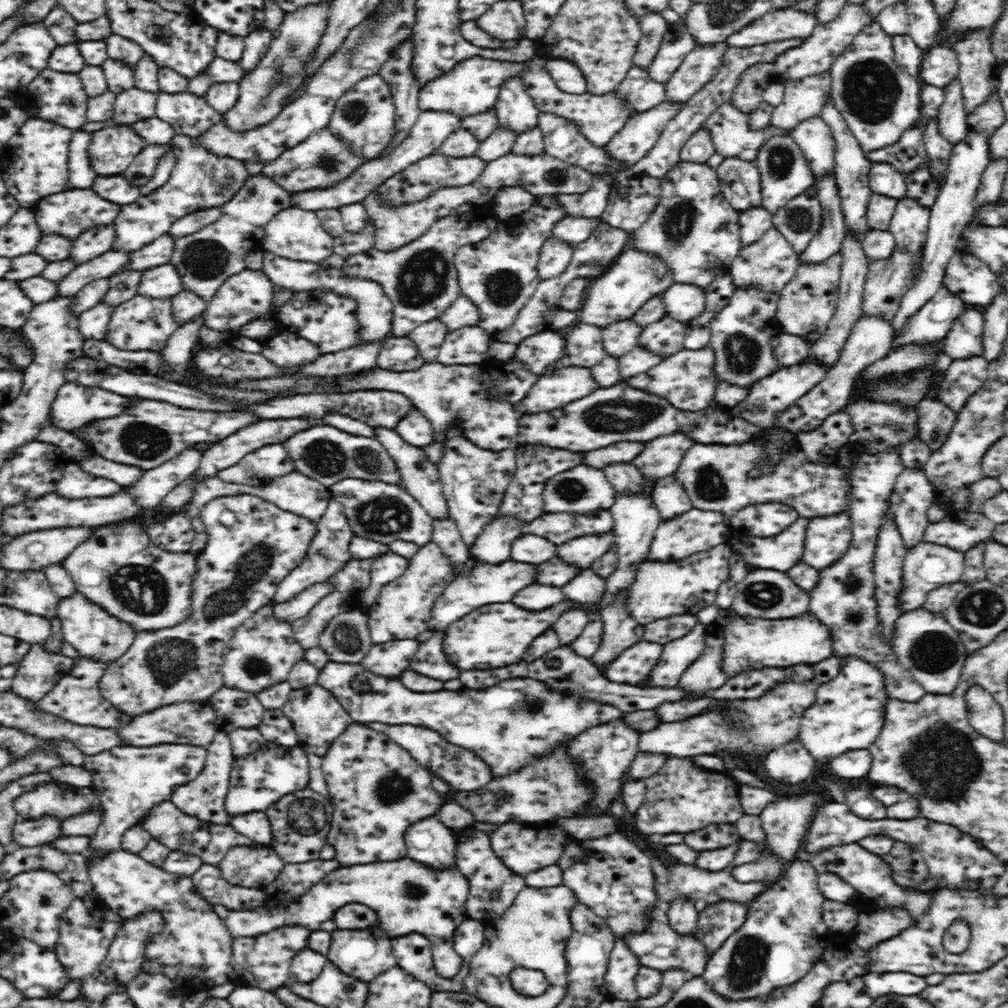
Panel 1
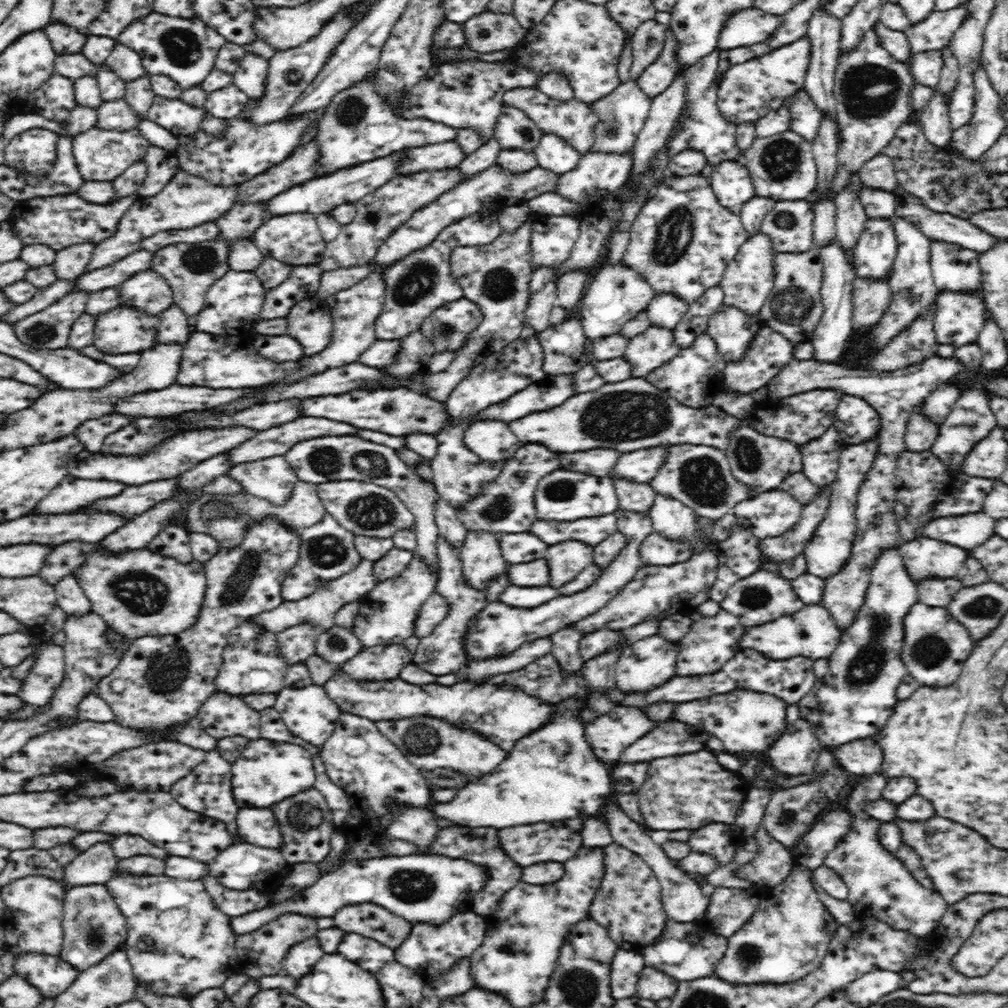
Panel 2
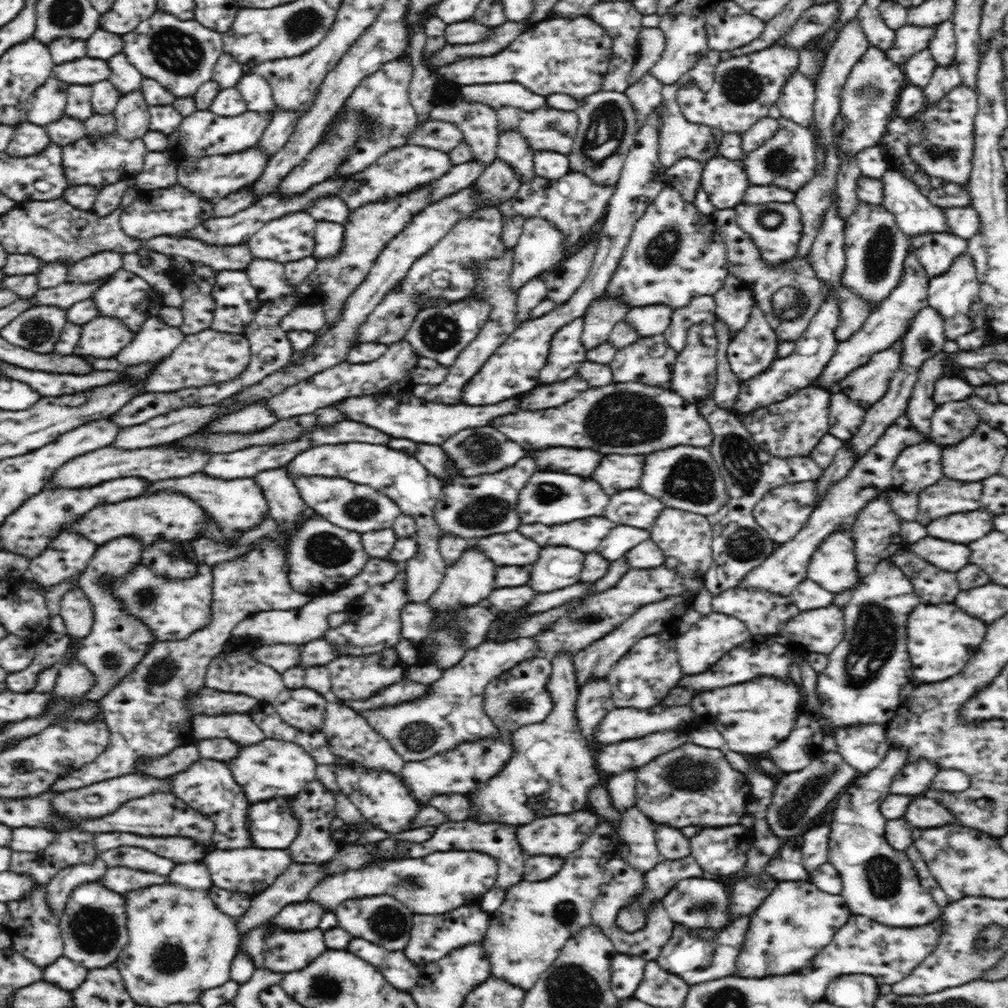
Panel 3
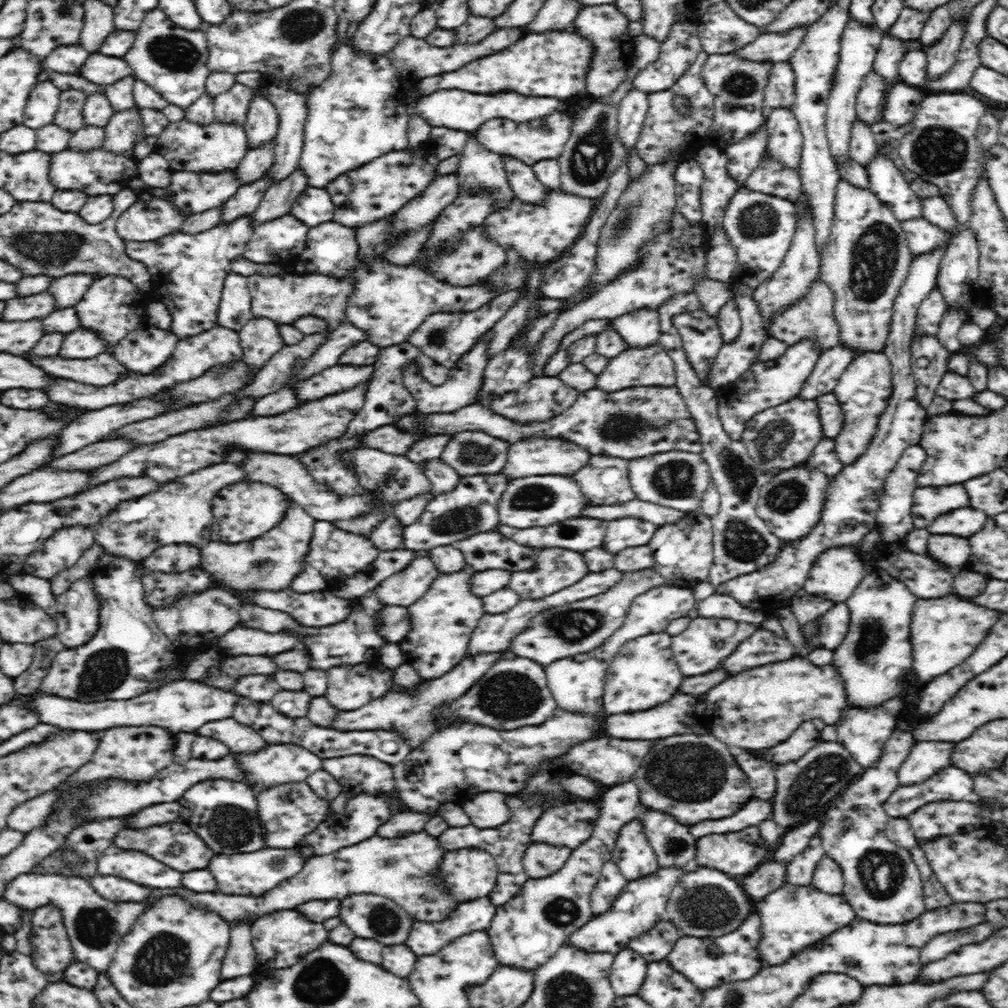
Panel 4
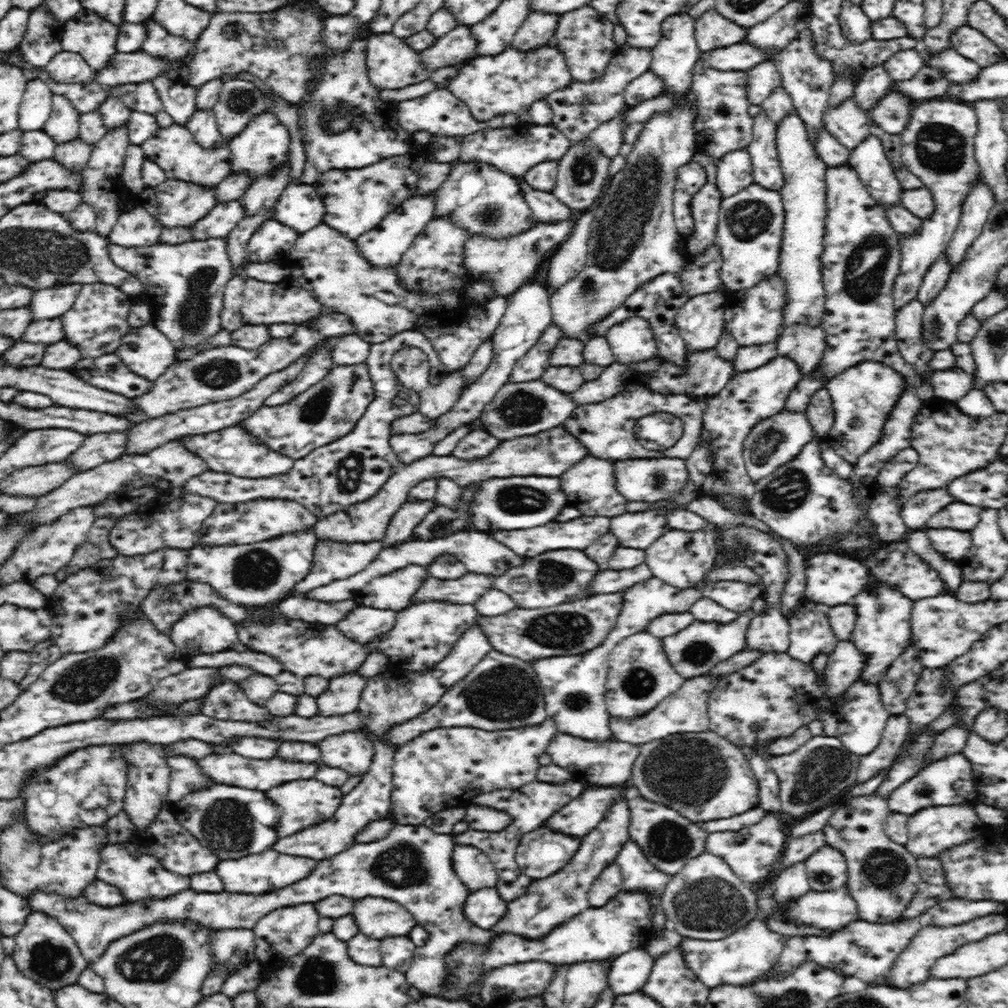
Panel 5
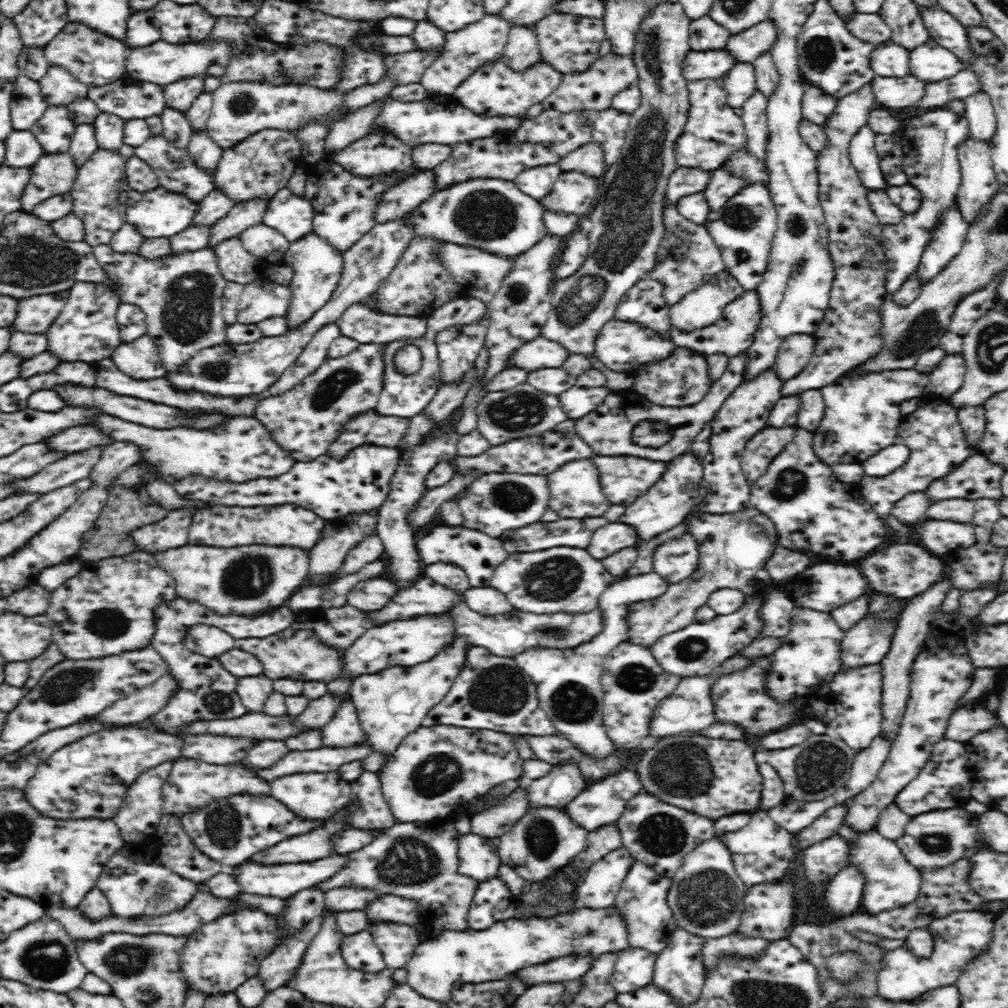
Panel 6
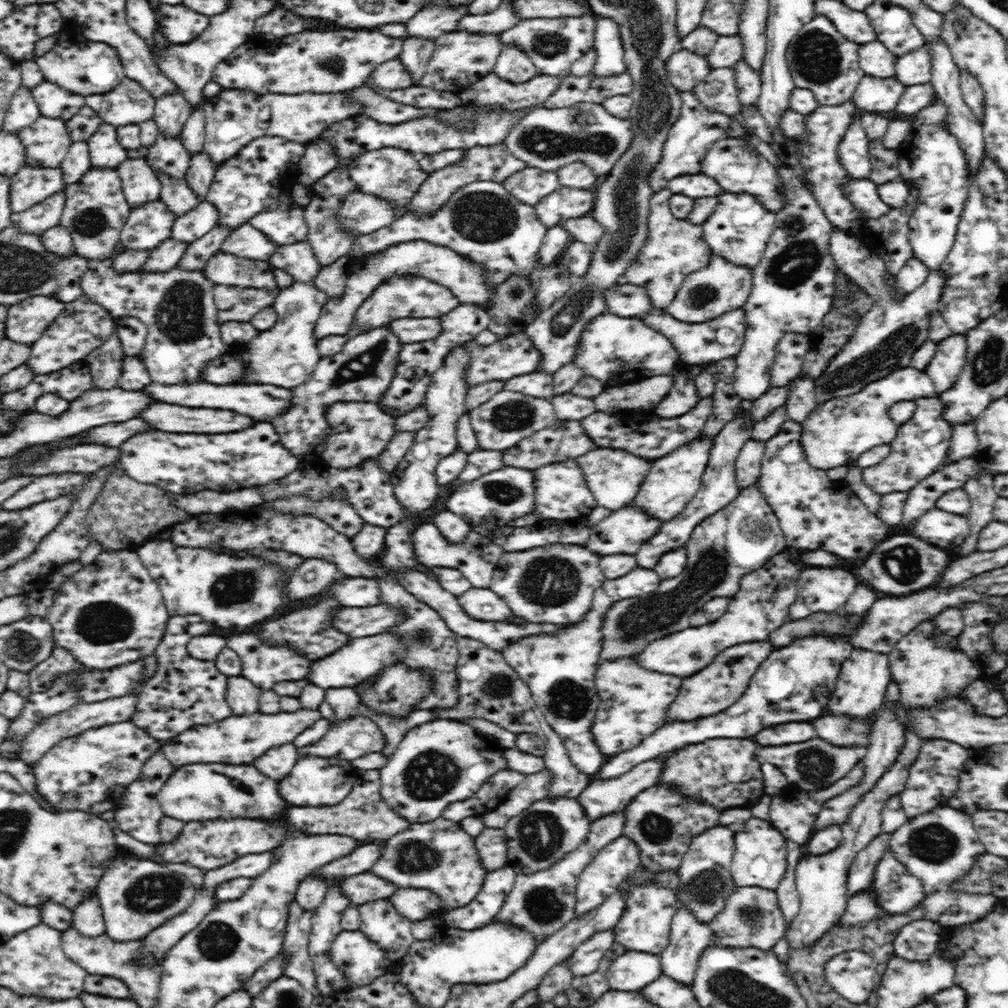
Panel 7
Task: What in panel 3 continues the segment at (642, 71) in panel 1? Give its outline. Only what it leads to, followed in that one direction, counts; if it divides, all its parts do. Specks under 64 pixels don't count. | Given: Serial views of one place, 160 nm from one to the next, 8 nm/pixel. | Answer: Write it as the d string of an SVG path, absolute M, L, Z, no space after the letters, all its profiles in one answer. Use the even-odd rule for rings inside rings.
M598 91L586 98L577 99L576 114L579 125L574 144L567 154L570 170L585 174L594 184L615 186L624 166L628 150L633 145L637 128L637 118L625 93Z

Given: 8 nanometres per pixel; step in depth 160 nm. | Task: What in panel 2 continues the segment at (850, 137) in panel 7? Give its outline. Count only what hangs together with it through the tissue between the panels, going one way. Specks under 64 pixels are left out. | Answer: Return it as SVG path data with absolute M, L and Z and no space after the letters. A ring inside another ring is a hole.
M900 186L895 188L894 193L896 194L896 202L898 202L898 204L894 209L893 216L895 218L901 216L909 220L914 226L920 229L920 232L923 232L926 237L932 241L954 243L978 254L984 254L986 250L994 250L992 246L996 246L996 243L1000 242L1000 239L992 237L992 235L987 232L982 232L977 226L970 224L964 218L928 209L928 207L922 203L922 199L912 195L910 192L904 192L904 189L900 188Z

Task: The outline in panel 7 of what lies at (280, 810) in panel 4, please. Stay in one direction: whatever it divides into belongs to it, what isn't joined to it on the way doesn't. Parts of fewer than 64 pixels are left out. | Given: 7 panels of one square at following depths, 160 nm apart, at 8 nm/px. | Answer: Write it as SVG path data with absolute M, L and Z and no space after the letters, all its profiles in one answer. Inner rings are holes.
M302 756L290 774L280 782L280 794L292 806L334 806L350 795L355 782L356 770L352 767L352 761Z

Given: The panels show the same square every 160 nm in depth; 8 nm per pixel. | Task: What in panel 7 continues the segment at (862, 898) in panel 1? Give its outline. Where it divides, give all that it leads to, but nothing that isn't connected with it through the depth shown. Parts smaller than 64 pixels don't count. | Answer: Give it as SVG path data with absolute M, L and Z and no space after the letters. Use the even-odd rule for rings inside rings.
M891 847L886 848L885 854L876 865L873 874L873 884L870 887L871 894L874 894L878 905L891 914L906 914L910 910L914 910L916 906L920 906L920 902L925 899L925 892L922 881L908 872L908 869L894 857Z

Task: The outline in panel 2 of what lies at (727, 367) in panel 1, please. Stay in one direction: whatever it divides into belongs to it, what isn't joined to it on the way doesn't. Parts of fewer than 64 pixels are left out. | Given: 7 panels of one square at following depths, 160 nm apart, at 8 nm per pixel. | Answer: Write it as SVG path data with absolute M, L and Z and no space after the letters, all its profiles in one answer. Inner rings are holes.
M724 304L714 312L707 333L716 341L718 352L726 362L742 358L755 332L766 326L758 315L746 315L736 307Z

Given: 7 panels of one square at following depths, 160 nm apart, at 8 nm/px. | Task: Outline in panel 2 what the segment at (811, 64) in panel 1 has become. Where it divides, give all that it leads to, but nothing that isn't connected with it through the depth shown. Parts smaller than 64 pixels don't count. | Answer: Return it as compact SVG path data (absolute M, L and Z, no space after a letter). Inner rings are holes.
M804 36L792 44L729 66L722 74L717 86L716 106L722 116L732 124L756 122L770 110L774 98L786 99L805 85L805 74L809 65L812 45Z

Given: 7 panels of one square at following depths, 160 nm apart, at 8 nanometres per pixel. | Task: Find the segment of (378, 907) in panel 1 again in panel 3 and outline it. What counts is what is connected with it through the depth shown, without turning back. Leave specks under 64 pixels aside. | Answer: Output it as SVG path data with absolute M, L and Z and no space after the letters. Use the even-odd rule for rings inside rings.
M466 850L438 852L428 854L424 858L403 858L400 861L384 860L378 866L364 866L360 870L346 870L346 872L328 876L324 882L320 882L310 892L310 900L320 902L328 910L334 910L340 902L344 902L348 898L362 898L382 894L402 902L413 914L444 914L460 908L460 906L478 905L483 894L486 894L495 885L497 874L497 861L488 854L467 852Z

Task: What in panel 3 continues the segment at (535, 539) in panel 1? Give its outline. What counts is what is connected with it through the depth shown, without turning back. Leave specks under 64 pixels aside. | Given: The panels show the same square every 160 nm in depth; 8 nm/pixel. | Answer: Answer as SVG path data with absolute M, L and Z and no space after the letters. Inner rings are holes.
M516 531L491 534L475 540L473 545L496 566L526 566L540 556L540 546Z

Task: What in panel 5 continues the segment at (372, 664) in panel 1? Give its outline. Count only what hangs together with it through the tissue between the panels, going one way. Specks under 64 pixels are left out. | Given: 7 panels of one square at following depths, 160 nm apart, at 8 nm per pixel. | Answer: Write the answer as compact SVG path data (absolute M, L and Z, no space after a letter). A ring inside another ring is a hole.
M355 671L329 680L330 688L316 698L318 714L320 716L342 716L355 712L368 679Z

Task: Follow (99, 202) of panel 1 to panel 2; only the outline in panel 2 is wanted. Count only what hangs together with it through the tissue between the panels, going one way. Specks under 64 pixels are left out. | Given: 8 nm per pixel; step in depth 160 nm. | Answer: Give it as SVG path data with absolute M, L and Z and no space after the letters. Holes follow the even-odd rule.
M75 193L34 197L28 200L17 201L8 221L13 223L13 230L17 232L17 236L22 239L22 243L25 246L38 243L44 244L44 246L50 247L54 251L60 251L80 243L80 238L76 238L76 234L72 232L72 224L76 220L84 220L84 218L90 220L92 218L92 220L98 222L100 230L96 232L96 236L92 240L88 240L88 243L97 245L112 237L112 234L117 230L117 224L120 219L138 197L136 193L130 194L130 196L113 200L108 202L108 204L88 202Z

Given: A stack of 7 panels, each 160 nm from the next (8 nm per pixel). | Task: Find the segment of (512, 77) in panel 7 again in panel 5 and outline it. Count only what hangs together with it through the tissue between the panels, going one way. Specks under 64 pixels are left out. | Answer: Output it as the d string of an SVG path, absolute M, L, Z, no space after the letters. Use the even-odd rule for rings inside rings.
M530 12L514 34L511 46L518 51L530 51L551 44L559 16Z

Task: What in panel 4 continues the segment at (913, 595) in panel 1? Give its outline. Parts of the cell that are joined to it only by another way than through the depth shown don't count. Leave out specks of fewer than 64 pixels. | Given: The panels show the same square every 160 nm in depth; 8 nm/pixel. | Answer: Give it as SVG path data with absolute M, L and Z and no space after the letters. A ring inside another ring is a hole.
M932 534L928 538L928 552L952 568L964 566L970 558L968 540L950 534Z

